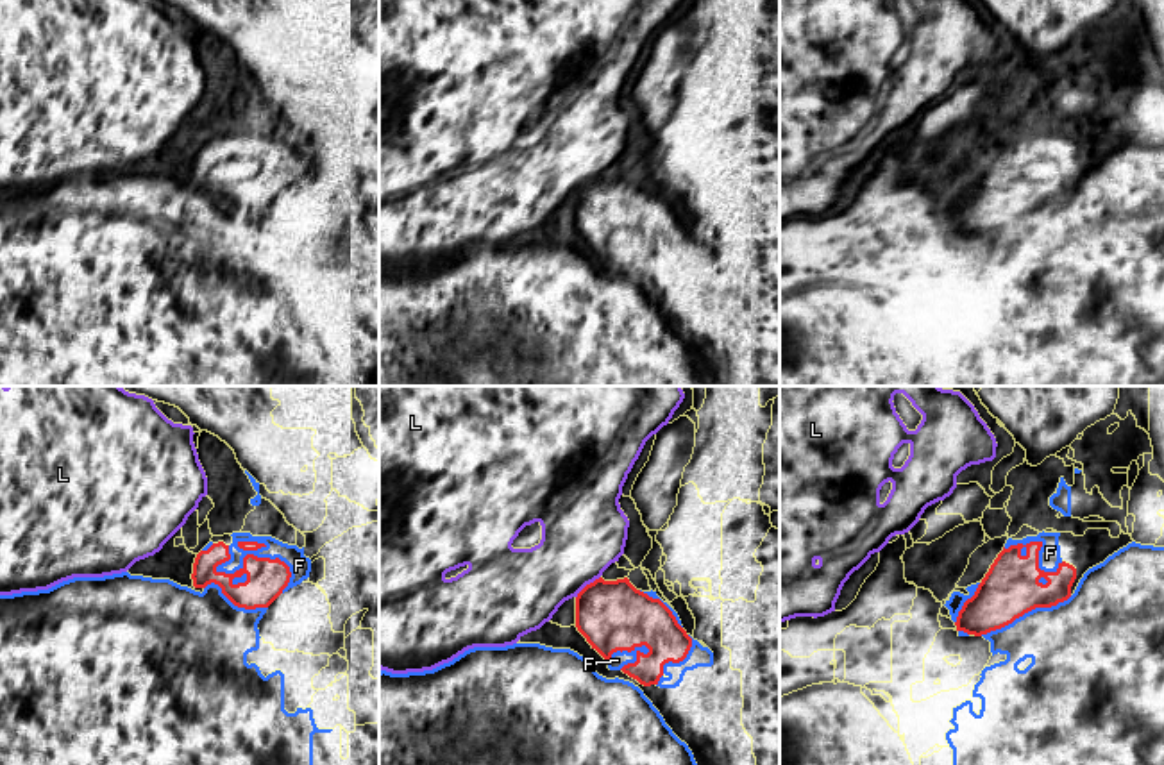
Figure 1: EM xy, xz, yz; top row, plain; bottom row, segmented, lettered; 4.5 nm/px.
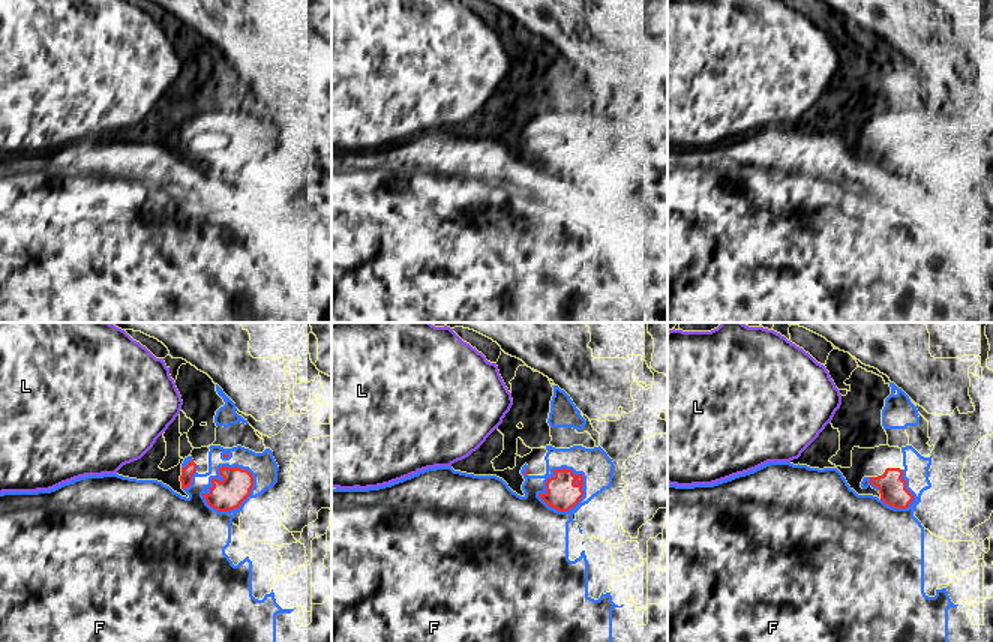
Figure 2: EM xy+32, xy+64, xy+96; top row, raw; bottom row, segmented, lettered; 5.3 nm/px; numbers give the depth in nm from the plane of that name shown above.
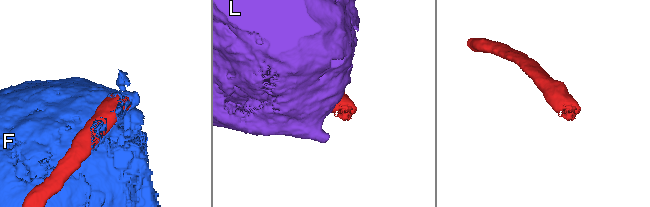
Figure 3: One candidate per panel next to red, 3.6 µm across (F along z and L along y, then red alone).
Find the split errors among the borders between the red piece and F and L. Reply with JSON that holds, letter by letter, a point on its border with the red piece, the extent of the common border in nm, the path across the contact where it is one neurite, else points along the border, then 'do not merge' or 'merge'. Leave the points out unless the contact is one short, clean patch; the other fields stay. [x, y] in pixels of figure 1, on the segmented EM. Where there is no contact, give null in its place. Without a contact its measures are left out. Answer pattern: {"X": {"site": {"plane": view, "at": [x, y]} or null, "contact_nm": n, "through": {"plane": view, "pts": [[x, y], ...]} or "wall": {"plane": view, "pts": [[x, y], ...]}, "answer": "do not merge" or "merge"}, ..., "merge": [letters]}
{"F": {"site": {"plane": "xy", "at": [256, 556]}, "contact_nm": 360, "answer": "do not merge"}, "L": {"site": {"plane": "xz", "at": [587, 585]}, "contact_nm": 150, "answer": "do not merge"}, "merge": []}

